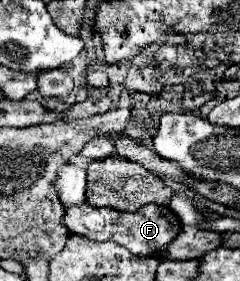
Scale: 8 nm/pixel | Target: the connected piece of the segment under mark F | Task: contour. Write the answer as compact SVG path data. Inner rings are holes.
M84 202L66 208L64 224L72 234L80 234L88 240L100 240L100 242L112 240L128 248L136 256L154 256L156 252L166 250L182 228L178 216L168 206L158 206L158 204L148 204L138 212L120 212L112 208L94 208Z

